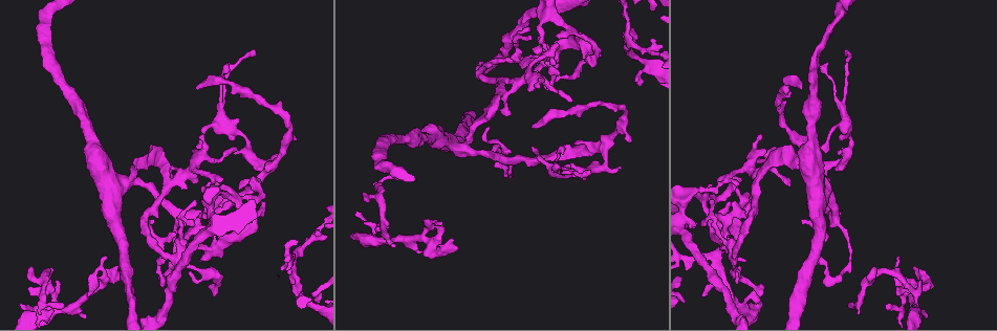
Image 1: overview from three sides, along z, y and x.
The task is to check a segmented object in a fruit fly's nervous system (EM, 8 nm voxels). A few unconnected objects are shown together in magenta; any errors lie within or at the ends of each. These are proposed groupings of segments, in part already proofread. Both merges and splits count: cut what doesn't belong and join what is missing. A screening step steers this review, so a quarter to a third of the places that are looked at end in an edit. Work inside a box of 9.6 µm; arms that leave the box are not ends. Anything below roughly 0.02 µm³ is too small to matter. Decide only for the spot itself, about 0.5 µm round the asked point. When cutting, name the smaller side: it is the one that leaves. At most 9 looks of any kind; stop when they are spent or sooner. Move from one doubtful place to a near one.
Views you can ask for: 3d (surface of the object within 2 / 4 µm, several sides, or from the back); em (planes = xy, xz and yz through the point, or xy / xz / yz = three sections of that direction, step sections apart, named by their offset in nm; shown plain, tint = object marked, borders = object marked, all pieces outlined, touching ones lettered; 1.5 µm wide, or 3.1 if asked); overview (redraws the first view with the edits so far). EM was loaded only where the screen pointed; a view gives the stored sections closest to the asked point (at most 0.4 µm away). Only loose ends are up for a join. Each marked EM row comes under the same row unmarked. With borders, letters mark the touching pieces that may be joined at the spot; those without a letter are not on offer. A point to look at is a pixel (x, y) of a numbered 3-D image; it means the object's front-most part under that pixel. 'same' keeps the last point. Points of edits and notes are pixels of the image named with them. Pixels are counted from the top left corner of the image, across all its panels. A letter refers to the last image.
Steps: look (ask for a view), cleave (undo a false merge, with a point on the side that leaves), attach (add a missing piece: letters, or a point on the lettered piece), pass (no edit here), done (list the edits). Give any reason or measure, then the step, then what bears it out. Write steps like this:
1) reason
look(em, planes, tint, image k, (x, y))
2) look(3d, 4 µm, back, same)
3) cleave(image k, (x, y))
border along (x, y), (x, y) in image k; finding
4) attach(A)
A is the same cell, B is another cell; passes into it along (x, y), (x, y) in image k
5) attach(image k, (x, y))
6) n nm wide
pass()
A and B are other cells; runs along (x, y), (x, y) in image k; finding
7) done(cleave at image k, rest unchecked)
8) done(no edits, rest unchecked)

tapers out
look(3d, 2 µm, image 1, (62, 303))

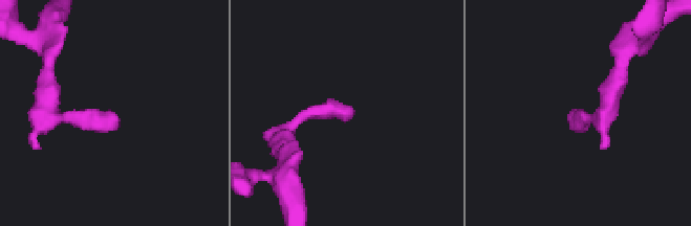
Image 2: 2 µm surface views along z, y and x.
look(em, planes, borders, image 2, (585, 114))

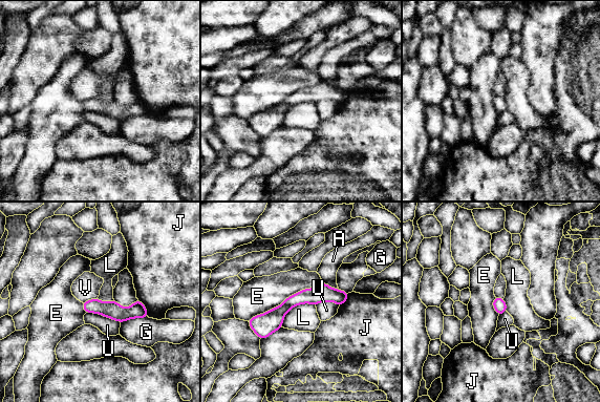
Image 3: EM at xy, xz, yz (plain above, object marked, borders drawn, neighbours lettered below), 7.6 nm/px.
pass()
A, E, G, J, L, U and V are other cells; no lettered piece goes on from it

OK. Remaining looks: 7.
three arms meet
look(em, planes, borders, image 1, (757, 180))

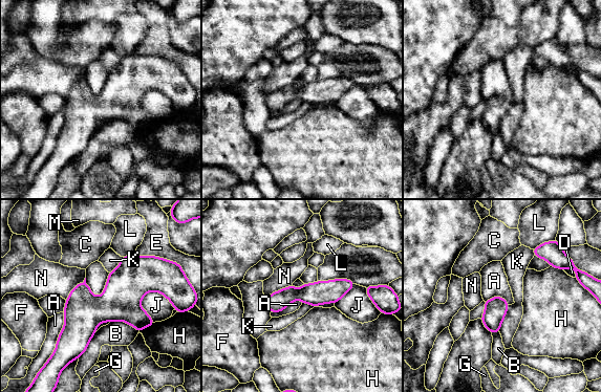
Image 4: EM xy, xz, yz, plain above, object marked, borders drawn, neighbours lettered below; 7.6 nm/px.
pass()
A, B, C, D, E, F, G, H, J, K, L, M and N are other cells; border along (109, 273), (104, 290), (94, 297) in image 4; one neuron here

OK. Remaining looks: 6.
looks like a crossing
look(3d, 4 µm, back, image 1, (546, 17))

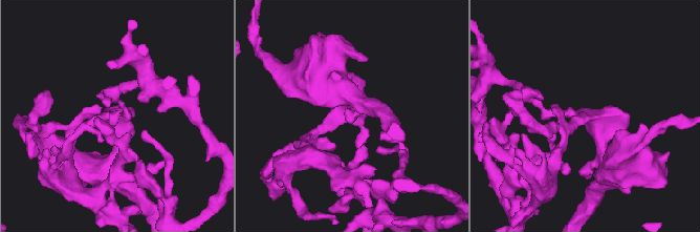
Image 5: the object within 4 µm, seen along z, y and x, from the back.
4 arms; now the EM
look(em, xz, step 4, tint, image 5, (583, 116))

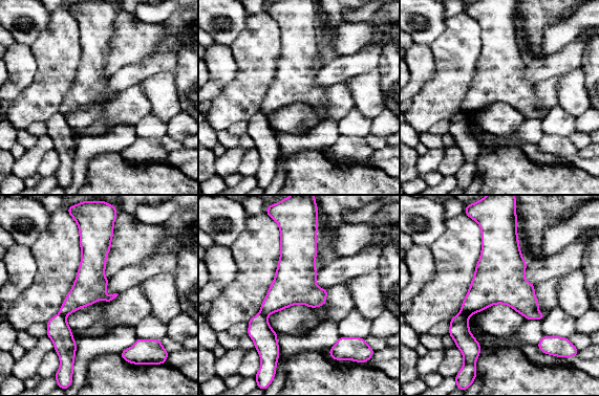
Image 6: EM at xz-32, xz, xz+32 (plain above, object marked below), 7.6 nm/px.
look(em, planes, borders, same)

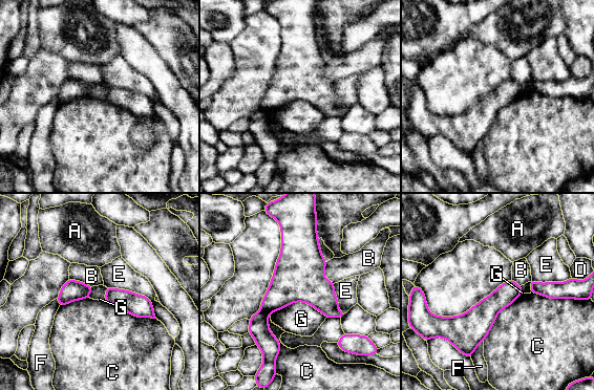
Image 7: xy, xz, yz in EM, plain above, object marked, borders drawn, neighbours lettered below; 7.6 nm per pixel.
E touches over 460 nm
cleave(image 7, (284, 288))
A, B, C, D, E, F and G are other cells; border along (261, 309), (267, 315) in image 7; two neurons meet here

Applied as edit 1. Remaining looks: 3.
look(overview)

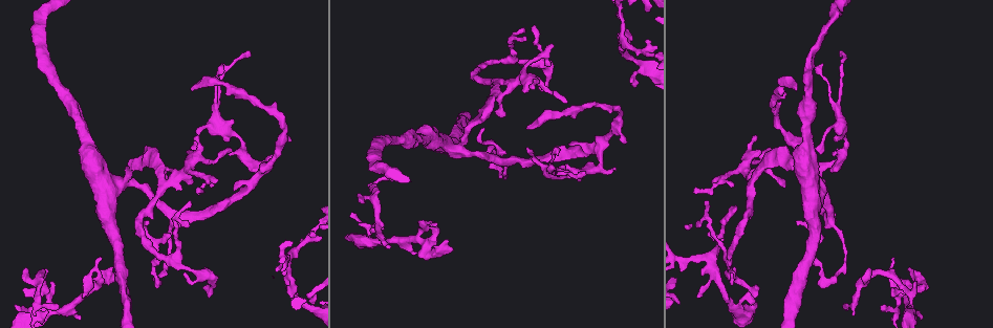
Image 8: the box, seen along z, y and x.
thin end
look(em, yz, step 4, borders, image 8, (697, 297))

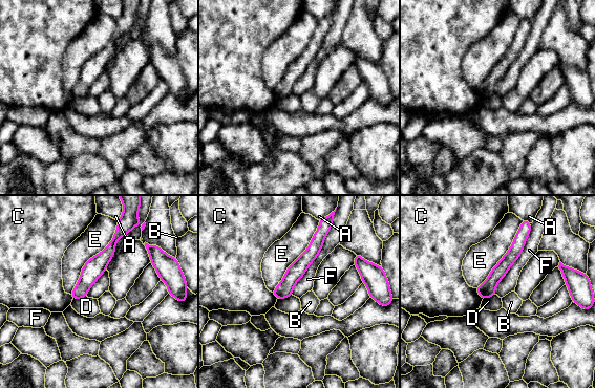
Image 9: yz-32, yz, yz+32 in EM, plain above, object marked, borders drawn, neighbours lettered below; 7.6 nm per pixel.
another direction
look(em, planes, borders, same)

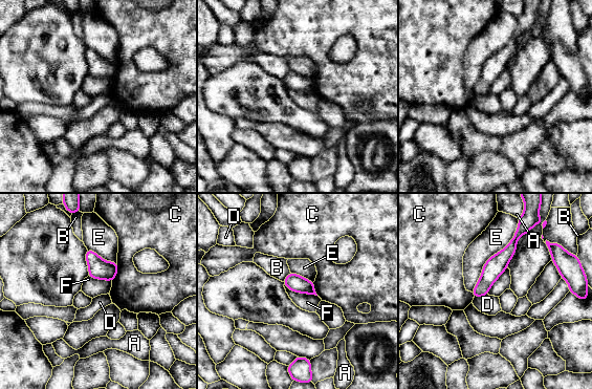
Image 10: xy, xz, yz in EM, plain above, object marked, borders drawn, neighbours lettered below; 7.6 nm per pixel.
pass()
A, B, C, D, E and F are other cells; runs along (512, 243), (476, 294) in image 10; no lettered piece goes on from it

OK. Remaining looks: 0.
done(cleave at image 7, rest unchecked)

